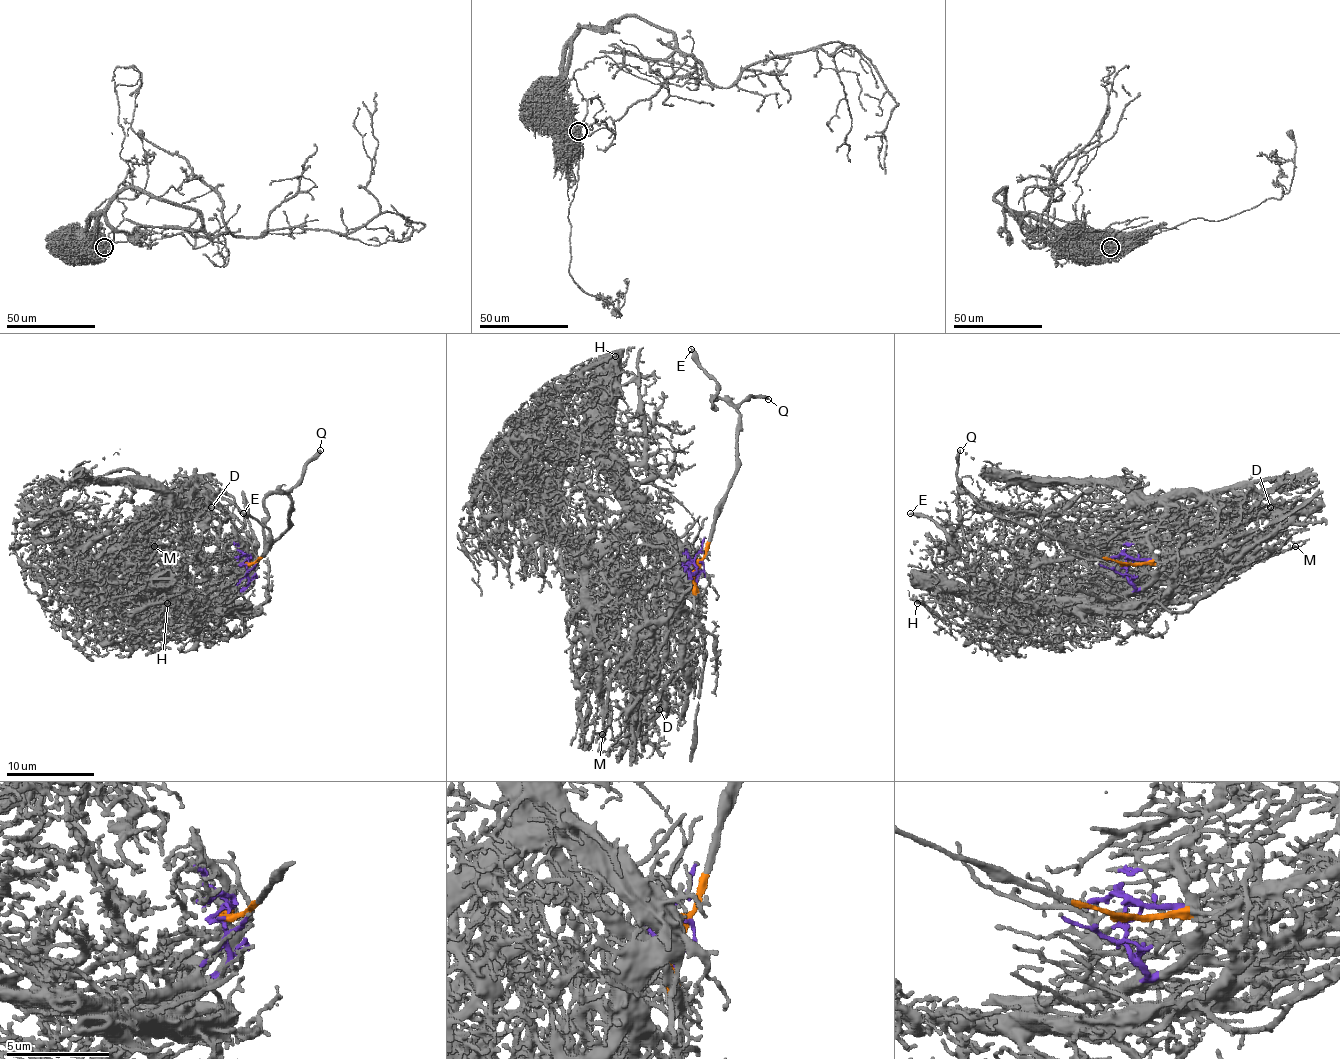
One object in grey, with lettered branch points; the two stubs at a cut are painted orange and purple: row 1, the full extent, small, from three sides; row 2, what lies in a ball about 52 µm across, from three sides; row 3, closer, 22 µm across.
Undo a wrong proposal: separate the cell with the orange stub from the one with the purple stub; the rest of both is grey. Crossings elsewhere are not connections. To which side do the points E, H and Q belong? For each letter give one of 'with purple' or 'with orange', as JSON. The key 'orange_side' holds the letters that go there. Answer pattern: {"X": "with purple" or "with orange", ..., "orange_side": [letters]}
{"E": "with orange", "H": "with purple", "Q": "with orange", "orange_side": ["E", "Q"]}

